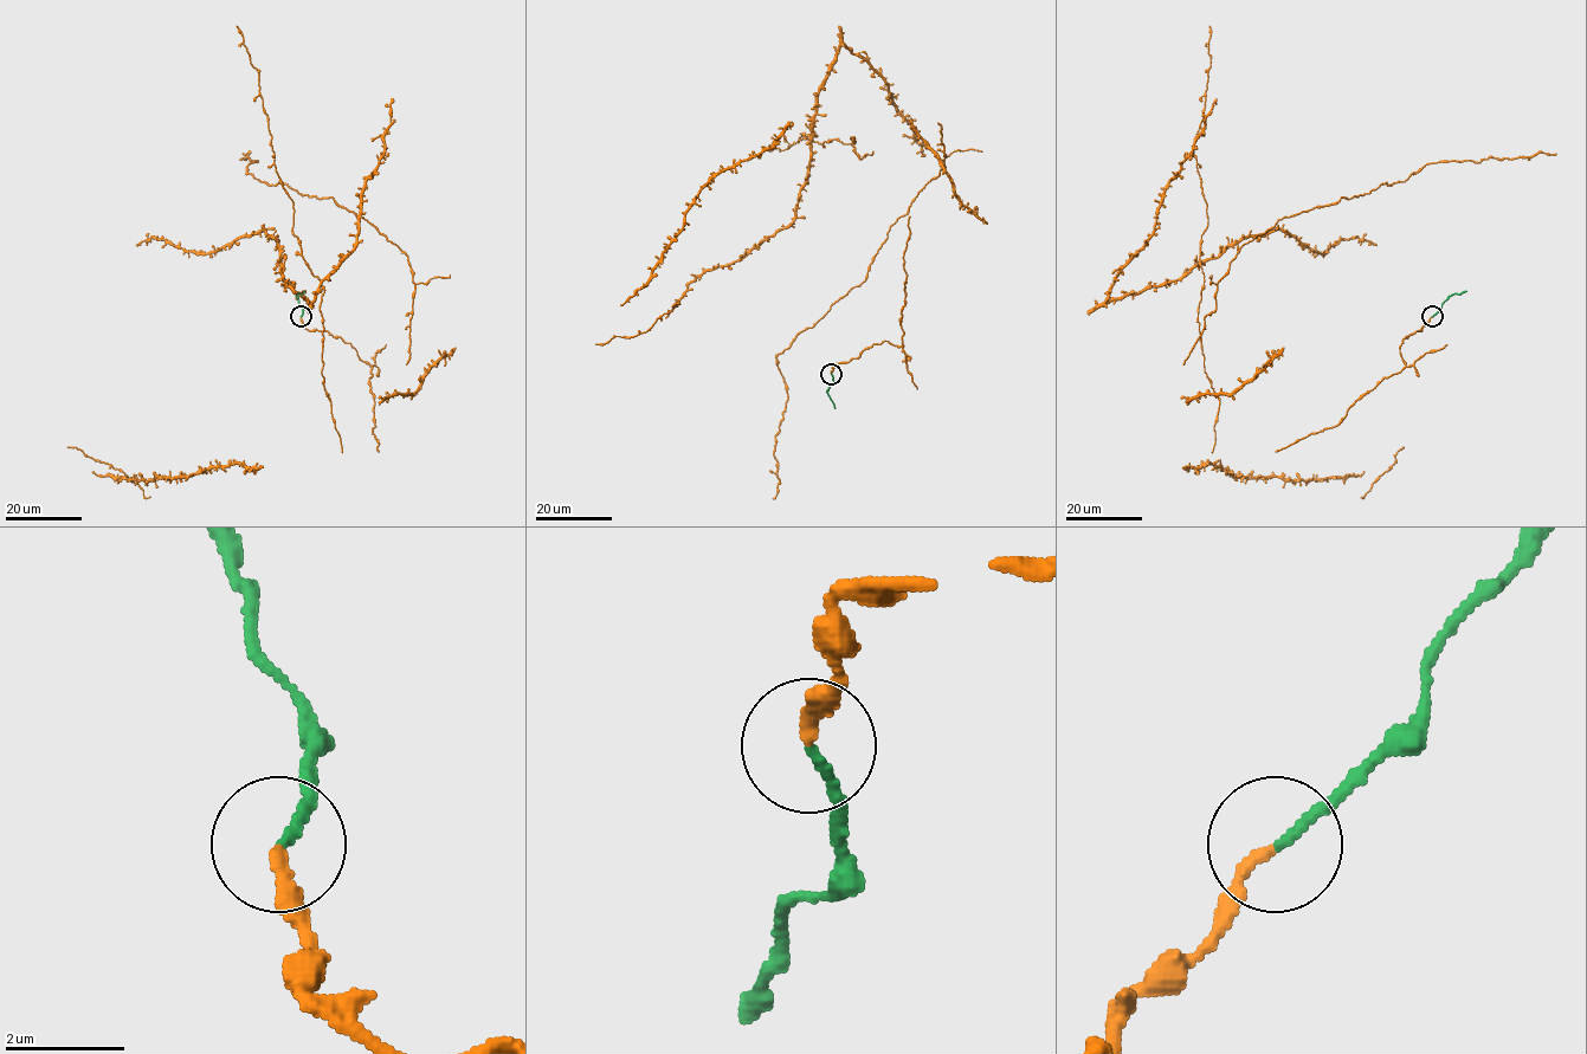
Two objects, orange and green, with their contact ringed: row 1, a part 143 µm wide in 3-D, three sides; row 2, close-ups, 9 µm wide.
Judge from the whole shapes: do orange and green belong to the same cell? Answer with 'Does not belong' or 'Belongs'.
Belongs

